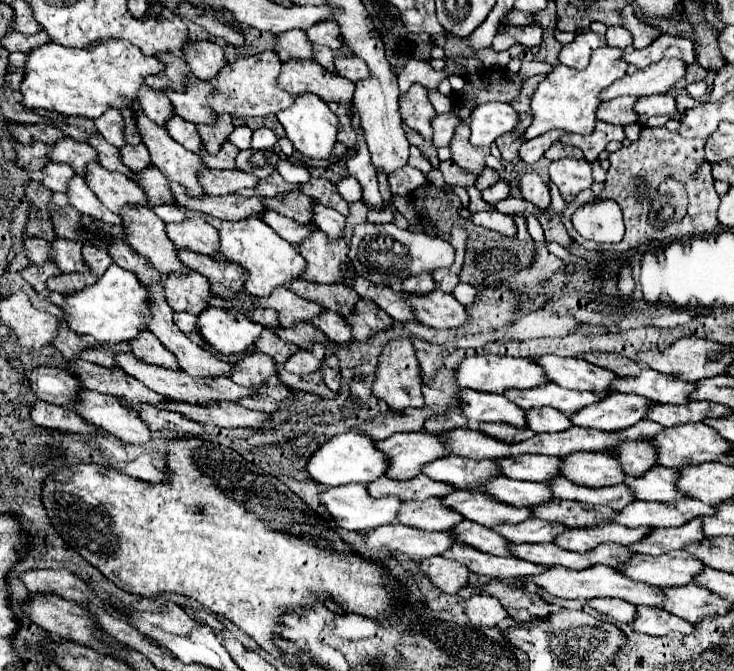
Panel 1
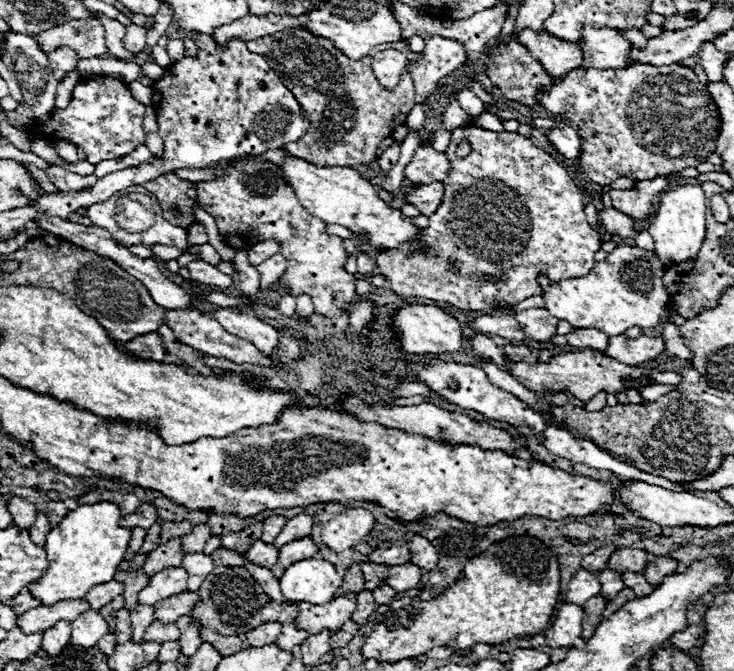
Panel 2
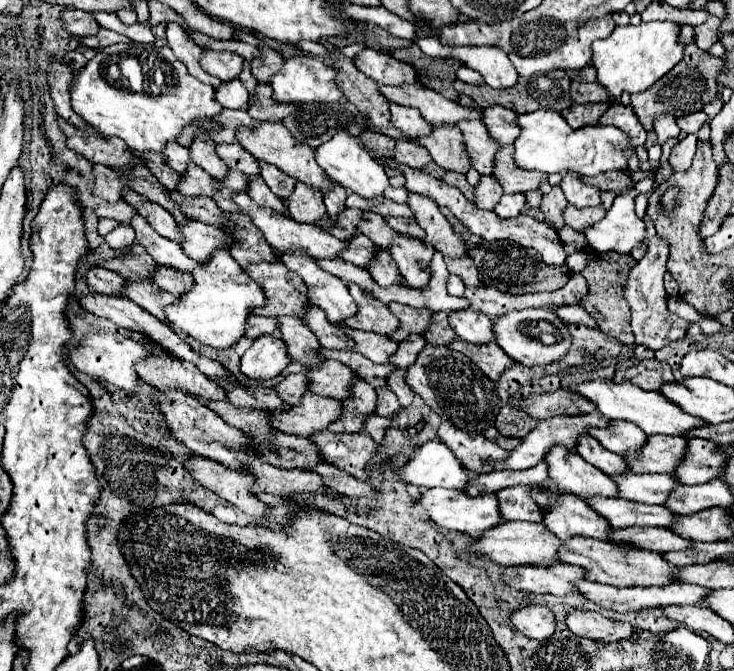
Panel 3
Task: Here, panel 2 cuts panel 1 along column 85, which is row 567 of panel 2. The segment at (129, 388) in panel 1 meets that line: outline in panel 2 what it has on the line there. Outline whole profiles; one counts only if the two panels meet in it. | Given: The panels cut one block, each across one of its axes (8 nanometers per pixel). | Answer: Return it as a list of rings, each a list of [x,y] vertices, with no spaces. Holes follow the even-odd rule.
[[[364,562],[360,564],[362,574],[364,574],[364,586],[368,590],[376,590],[382,586],[382,582],[388,578],[388,568],[384,568],[384,564],[372,564],[372,562]]]

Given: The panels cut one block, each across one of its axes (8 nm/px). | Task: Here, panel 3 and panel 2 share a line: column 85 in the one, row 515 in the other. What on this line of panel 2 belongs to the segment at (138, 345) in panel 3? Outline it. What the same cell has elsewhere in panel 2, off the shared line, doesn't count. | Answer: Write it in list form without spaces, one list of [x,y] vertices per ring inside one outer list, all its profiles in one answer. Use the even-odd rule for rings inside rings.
[[[348,508],[344,514],[334,516],[322,530],[322,542],[334,550],[342,552],[358,544],[374,526],[372,512],[364,508]]]

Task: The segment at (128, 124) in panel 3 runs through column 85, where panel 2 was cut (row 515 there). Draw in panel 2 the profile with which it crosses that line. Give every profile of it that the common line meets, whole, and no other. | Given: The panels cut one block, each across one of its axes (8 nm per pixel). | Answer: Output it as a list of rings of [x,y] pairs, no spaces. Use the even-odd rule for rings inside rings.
[[[110,502],[78,506],[76,510],[68,512],[62,522],[46,536],[44,550],[48,552],[48,568],[40,580],[28,584],[32,596],[42,606],[54,606],[62,600],[78,600],[92,586],[112,580],[130,542],[130,528],[120,528],[118,520],[120,510]]]

